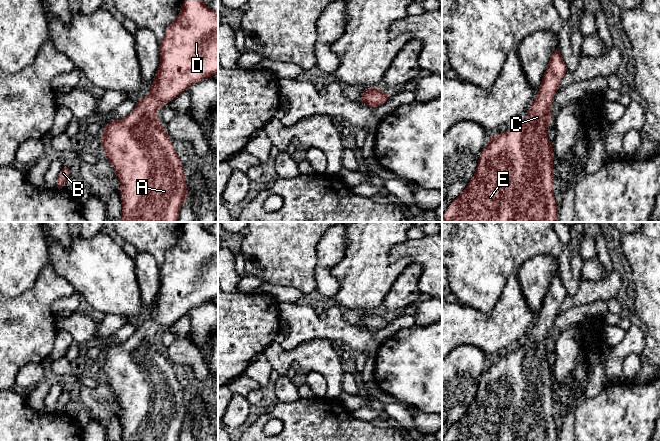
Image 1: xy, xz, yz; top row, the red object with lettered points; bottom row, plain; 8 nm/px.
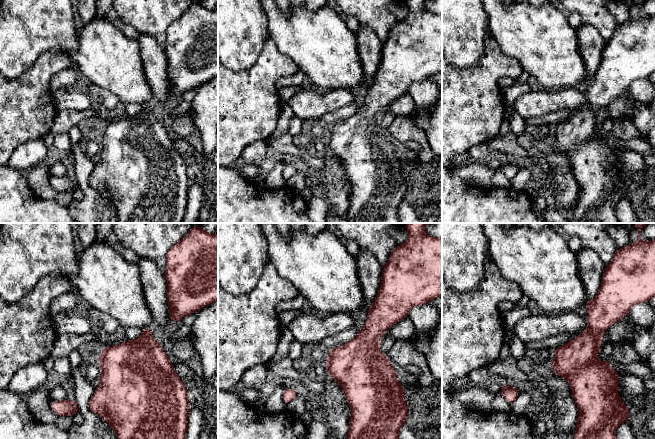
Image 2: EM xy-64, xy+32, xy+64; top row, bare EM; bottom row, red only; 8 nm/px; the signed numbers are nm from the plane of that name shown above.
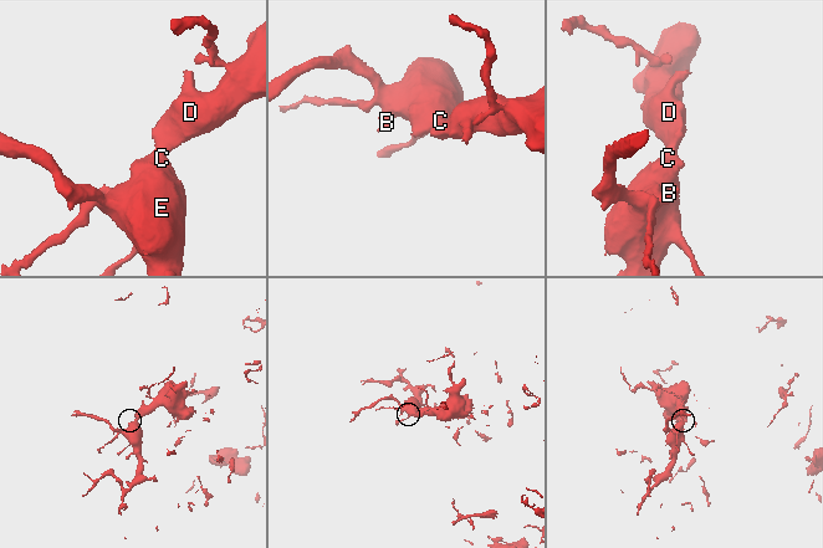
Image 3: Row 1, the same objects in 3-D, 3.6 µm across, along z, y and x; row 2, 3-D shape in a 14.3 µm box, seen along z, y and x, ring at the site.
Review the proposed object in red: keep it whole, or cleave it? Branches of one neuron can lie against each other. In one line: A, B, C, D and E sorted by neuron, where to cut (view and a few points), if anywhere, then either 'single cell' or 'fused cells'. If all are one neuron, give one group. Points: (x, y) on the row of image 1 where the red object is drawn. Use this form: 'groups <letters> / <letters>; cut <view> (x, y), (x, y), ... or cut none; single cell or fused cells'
groups A B C D E; cut none; single cell

